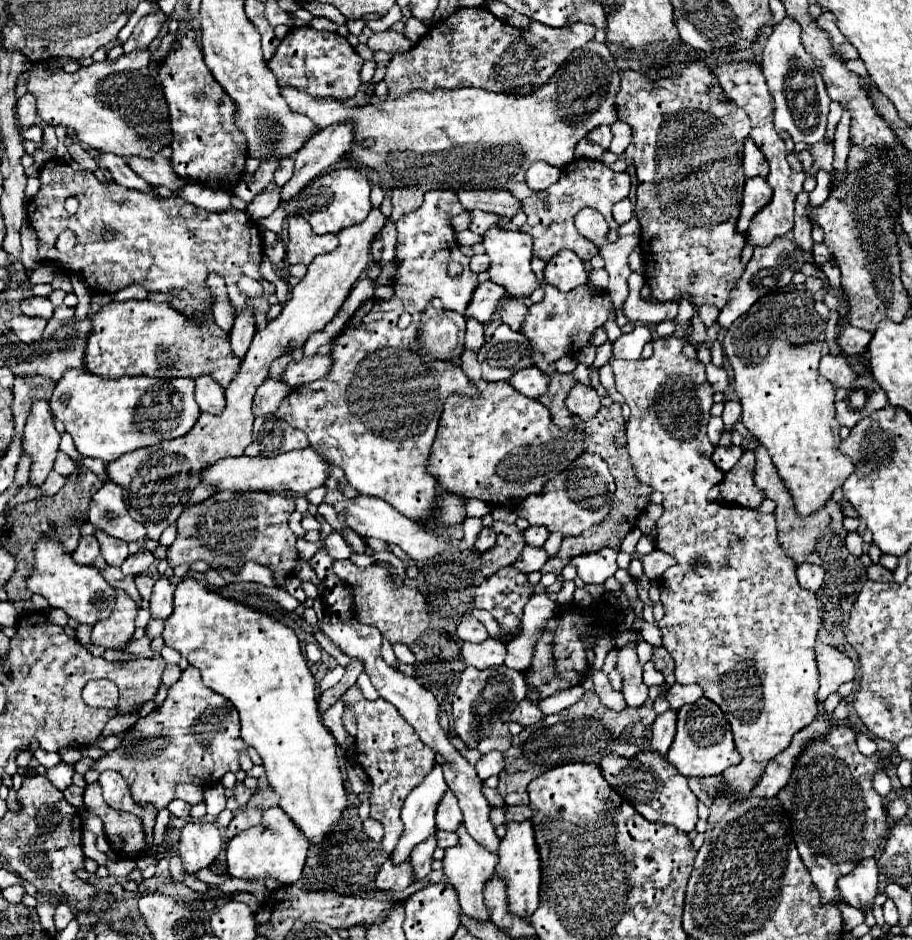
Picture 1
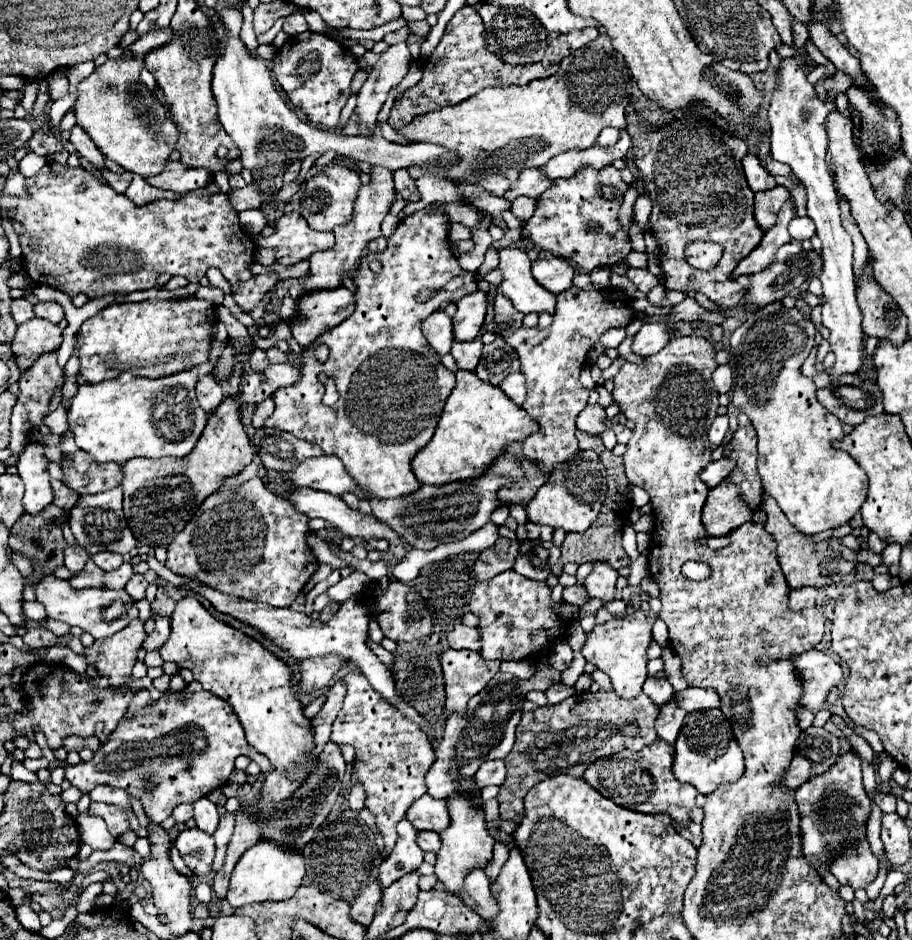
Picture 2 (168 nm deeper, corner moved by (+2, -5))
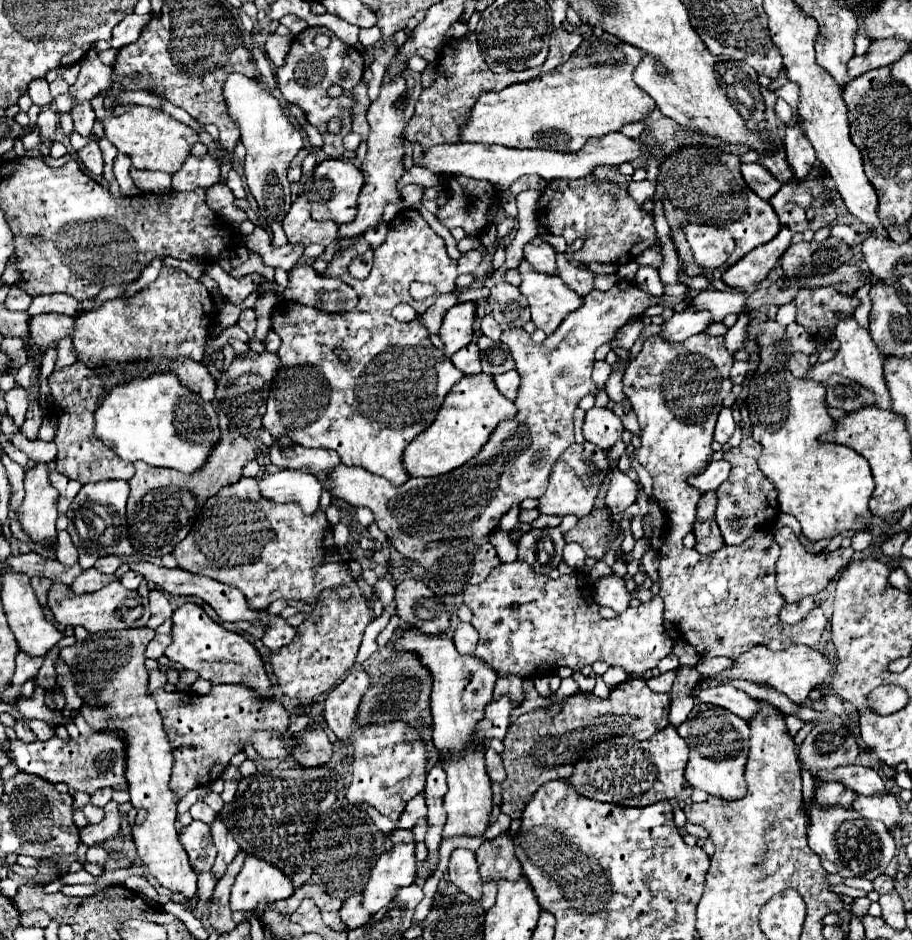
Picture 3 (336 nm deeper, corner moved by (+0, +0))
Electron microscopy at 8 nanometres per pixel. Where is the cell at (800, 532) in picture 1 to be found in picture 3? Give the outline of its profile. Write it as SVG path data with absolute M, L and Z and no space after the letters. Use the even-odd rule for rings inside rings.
M781 527L775 535L775 541L781 547L781 555L777 559L777 589L781 591L781 595L785 595L787 603L799 601L807 595L817 595L821 589L827 587L827 583L837 575L839 569L847 567L851 557L853 557L853 549L835 549L833 553L809 553L797 539L797 535L793 533L791 527Z

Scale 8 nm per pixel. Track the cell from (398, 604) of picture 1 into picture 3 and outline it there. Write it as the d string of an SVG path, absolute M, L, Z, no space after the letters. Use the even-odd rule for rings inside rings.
M405 579L397 583L395 591L395 609L405 625L427 635L443 633L449 627L449 611L423 581Z

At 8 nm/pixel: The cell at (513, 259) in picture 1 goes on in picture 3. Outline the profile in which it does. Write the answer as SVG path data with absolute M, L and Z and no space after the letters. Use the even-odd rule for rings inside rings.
M521 259L517 271L521 273L519 291L529 301L531 321L547 335L555 331L567 313L579 307L581 297L571 291L559 275L539 275L527 259Z

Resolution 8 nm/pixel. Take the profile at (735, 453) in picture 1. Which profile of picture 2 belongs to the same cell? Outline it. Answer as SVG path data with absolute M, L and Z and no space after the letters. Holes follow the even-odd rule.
M721 458L721 460L717 460L717 462L711 462L711 464L703 470L701 480L703 480L709 488L715 488L717 484L721 484L721 482L729 476L731 470L733 470L733 460Z

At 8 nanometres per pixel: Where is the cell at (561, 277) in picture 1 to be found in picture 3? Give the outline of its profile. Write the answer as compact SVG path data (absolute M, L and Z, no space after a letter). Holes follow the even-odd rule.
M539 237L531 239L527 245L525 245L525 259L533 265L533 269L537 273L545 273L545 275L555 275L557 273L557 261L555 261L557 253L555 249L541 241Z

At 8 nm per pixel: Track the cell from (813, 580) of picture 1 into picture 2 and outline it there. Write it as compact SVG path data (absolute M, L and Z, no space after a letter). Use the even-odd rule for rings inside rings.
M799 588L799 590L791 590L789 594L789 608L791 610L805 610L805 608L813 608L815 606L815 596L817 596L817 588Z

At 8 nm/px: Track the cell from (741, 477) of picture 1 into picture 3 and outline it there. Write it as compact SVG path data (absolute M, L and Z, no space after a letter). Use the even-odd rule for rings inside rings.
M707 491L697 507L697 521L695 521L695 549L699 553L713 553L723 545L721 531L715 521L715 491Z

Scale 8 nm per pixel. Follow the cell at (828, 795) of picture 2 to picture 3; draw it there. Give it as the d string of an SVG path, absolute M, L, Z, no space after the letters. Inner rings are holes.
M819 781L815 789L815 803L819 807L841 805L845 809L851 809L851 803L855 801L855 797L857 793L839 781Z

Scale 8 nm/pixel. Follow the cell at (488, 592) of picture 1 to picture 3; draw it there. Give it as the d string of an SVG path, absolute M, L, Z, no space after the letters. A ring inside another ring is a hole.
M523 561L501 563L483 583L469 585L463 591L465 605L473 611L471 625L481 637L475 657L487 661L497 675L515 673L521 677L541 677L553 675L563 665L581 669L585 665L593 665L595 661L605 661L609 667L623 667L629 677L641 677L645 671L653 669L659 659L671 653L673 639L665 637L663 633L663 601L657 595L647 603L629 607L615 619L603 619L599 615L599 605L591 599L591 587L593 583L583 571L551 579L549 575L537 575Z

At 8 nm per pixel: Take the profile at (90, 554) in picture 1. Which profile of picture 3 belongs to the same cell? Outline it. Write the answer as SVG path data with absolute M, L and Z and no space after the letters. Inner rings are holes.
M59 531L57 533L57 547L55 547L55 551L57 551L57 559L63 565L71 567L71 565L77 563L77 549L75 549L75 545L73 545L73 541L71 541L67 531Z

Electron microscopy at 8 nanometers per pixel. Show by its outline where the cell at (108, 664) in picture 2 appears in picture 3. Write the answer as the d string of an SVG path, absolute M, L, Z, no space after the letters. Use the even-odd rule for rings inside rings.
M137 627L137 629L127 629L127 631L109 631L103 635L89 635L83 641L73 643L71 647L61 649L61 659L69 665L71 673L77 679L77 693L83 699L83 703L95 703L103 705L109 709L111 715L111 727L107 729L119 729L127 737L127 785L129 785L129 795L131 803L135 809L147 809L147 819L143 825L133 825L133 841L137 847L137 855L147 867L149 875L165 889L181 895L181 897L195 897L197 895L197 873L189 863L189 857L179 843L179 835L175 829L175 807L179 797L171 795L171 789L167 787L169 777L171 777L171 765L173 765L173 755L171 747L167 741L167 735L161 725L161 717L157 713L157 705L153 699L147 695L147 679L149 673L145 669L145 647L147 643L155 637L155 631L149 627Z

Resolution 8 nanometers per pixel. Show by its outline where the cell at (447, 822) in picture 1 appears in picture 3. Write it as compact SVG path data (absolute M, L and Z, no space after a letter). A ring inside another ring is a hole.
M419 793L417 797L413 797L407 803L407 807L405 807L405 811L403 811L397 827L399 829L411 829L423 817L427 817L427 803L425 803L425 793Z

